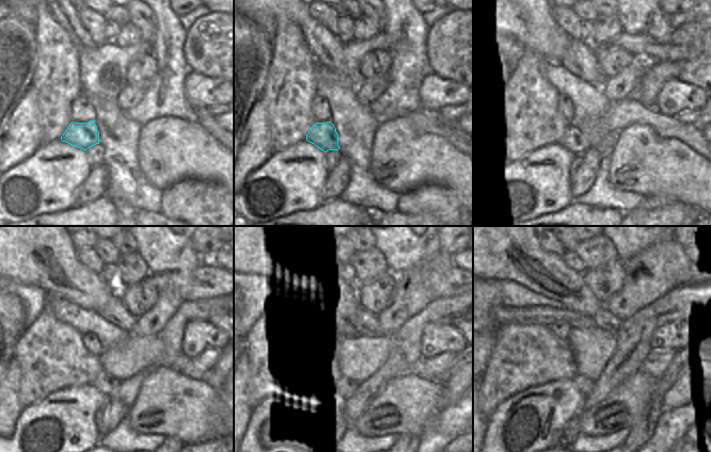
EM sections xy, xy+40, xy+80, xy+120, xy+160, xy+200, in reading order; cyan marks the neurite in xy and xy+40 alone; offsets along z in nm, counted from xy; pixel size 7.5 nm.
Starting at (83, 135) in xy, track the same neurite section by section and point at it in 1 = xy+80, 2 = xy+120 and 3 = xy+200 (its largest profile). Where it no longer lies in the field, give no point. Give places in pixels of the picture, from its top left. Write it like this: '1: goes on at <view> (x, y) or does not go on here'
1: goes on at xy+80 (572, 140)
2: goes on at xy+120 (107, 385)
3: goes on at xy+200 (585, 385)

